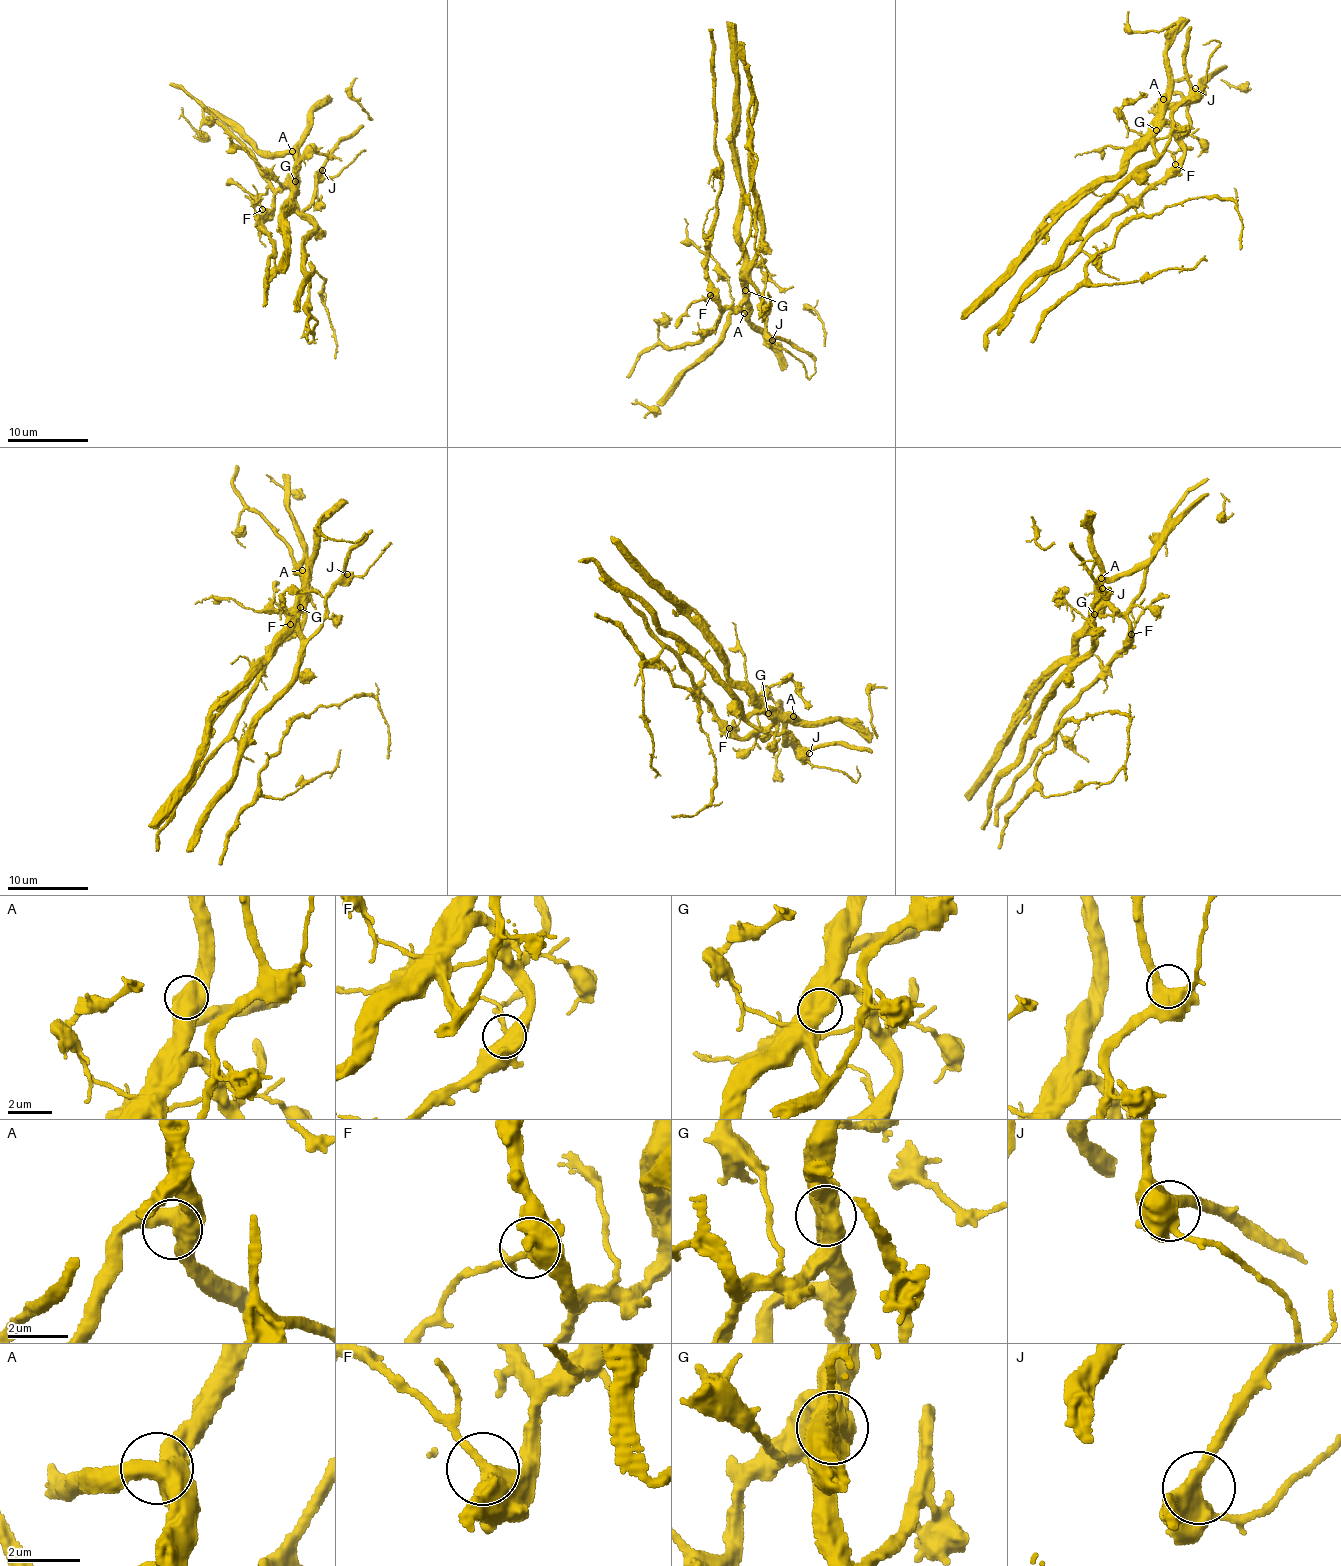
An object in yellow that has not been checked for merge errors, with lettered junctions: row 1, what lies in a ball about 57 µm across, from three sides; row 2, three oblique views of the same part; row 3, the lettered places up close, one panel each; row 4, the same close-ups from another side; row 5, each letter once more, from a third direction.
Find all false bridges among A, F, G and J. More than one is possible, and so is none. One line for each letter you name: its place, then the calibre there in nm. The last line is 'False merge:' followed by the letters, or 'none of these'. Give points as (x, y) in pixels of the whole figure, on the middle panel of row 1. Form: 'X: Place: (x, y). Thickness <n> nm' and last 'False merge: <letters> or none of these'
G: Place: (745, 290). Thickness 750 nm
False merge: G

